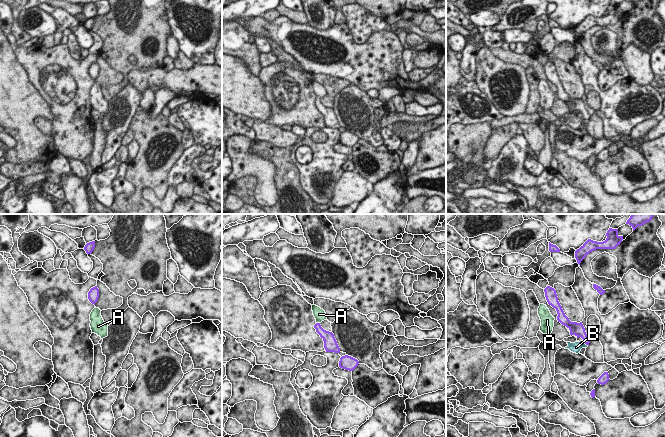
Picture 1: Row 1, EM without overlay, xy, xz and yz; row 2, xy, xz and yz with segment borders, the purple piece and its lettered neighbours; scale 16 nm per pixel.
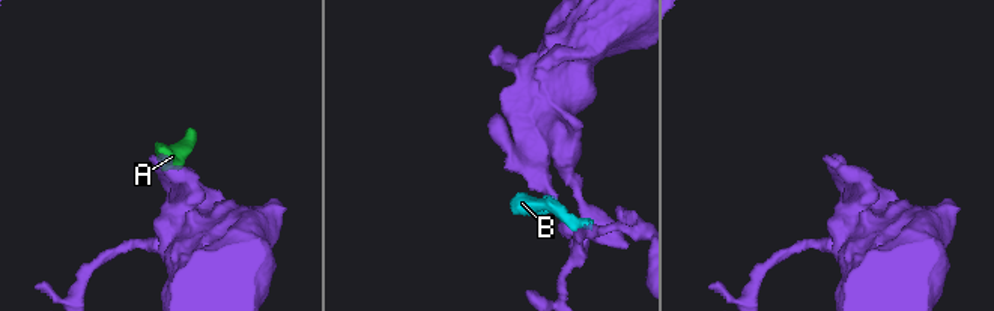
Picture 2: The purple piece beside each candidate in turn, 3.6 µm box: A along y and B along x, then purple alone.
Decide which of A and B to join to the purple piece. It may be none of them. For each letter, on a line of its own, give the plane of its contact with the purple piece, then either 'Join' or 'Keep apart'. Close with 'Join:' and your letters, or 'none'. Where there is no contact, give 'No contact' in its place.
A: Touches purple in xz. Join
B: Touches purple in yz. Keep apart
Join: A.

